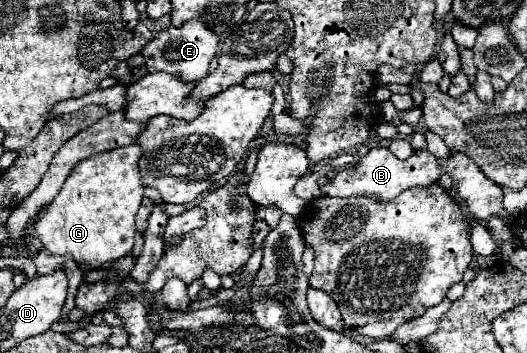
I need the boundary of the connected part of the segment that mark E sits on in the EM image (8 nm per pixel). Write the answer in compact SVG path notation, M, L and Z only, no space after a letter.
M191 20L179 28L171 26L159 34L155 34L155 38L149 42L149 46L145 46L145 50L141 50L141 54L145 56L145 66L151 74L167 72L167 74L179 76L185 84L195 84L209 72L209 62L217 54L217 48L219 48L219 36L215 36L215 32L207 30L207 26L203 26L203 22Z

